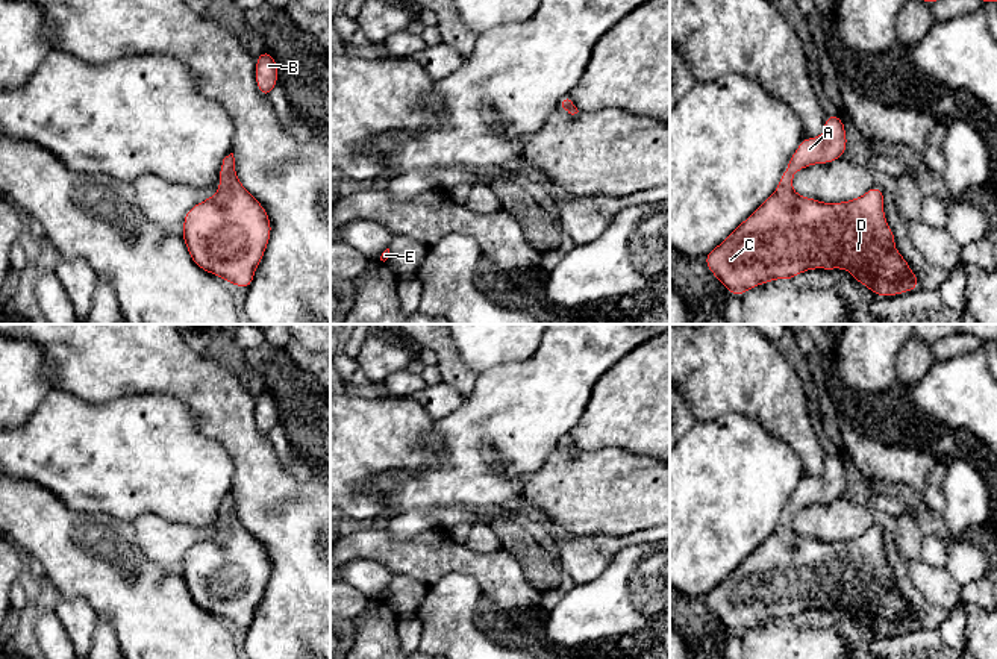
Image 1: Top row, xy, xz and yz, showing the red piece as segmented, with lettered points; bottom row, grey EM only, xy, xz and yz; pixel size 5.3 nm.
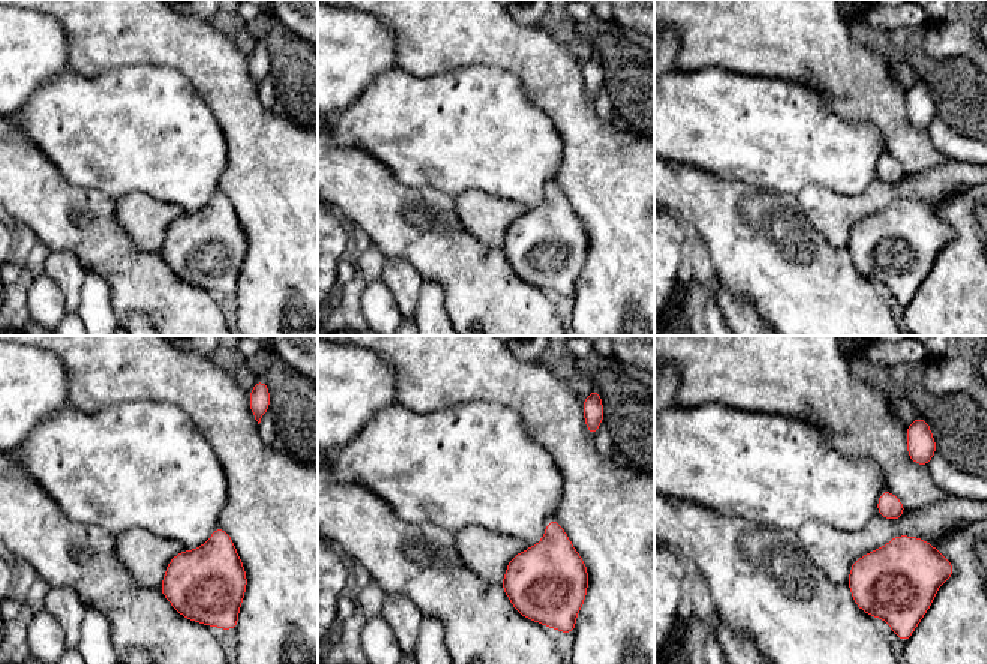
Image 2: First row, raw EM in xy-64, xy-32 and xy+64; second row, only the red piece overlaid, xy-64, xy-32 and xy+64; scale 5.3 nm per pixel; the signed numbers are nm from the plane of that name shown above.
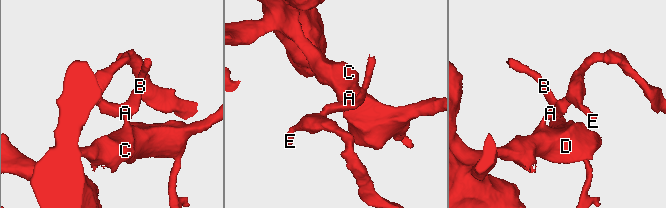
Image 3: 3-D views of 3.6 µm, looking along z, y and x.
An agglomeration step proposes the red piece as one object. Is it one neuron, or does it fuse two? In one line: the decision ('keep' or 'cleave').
keep

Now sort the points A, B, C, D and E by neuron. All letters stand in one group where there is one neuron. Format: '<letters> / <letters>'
A B C D E

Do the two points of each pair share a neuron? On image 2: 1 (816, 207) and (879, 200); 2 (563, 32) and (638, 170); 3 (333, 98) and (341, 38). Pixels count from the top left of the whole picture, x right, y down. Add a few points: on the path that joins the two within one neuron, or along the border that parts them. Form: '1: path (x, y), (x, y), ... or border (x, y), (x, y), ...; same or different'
1: path (831, 207), (864, 206); same
2: border (555, 39), (582, 65); different
3: path (333, 83), (335, 53); same

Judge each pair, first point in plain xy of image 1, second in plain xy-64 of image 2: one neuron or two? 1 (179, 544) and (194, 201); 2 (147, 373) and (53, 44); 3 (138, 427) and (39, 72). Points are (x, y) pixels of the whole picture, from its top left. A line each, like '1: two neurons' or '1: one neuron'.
1: two neurons
2: two neurons
3: two neurons

